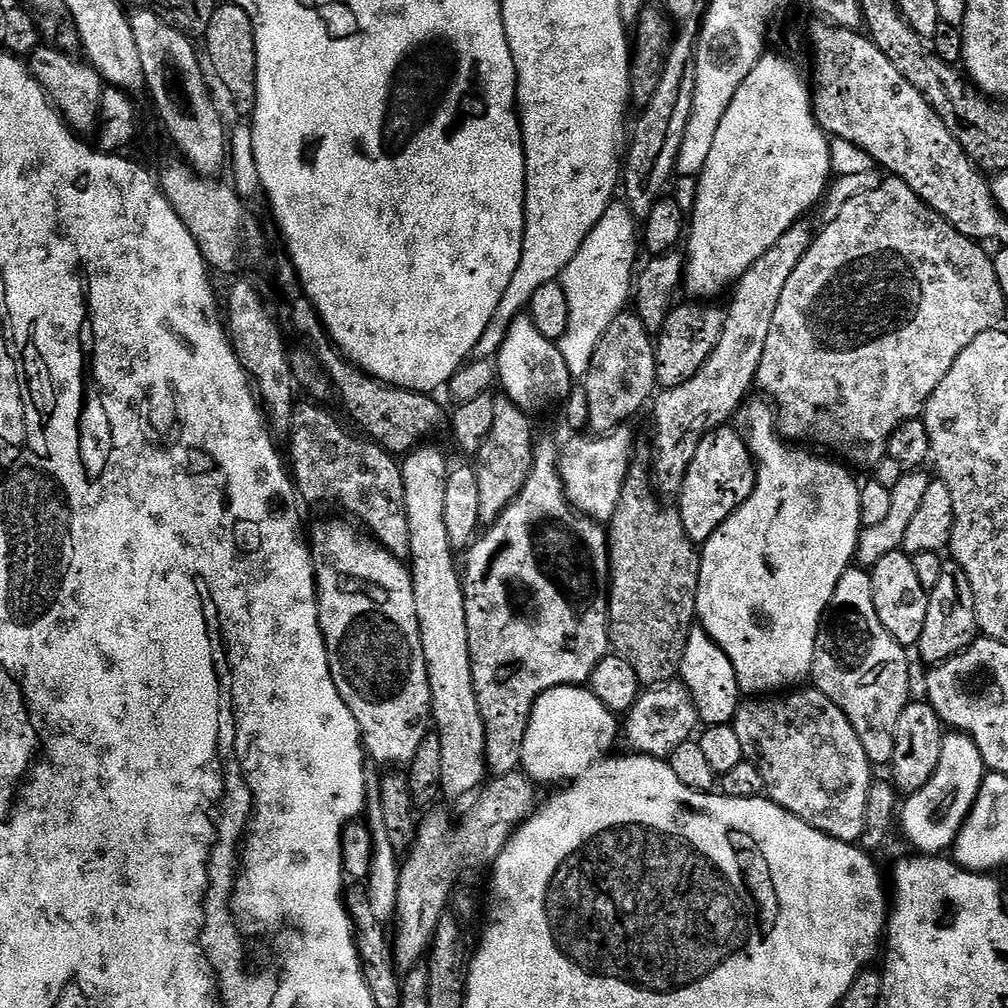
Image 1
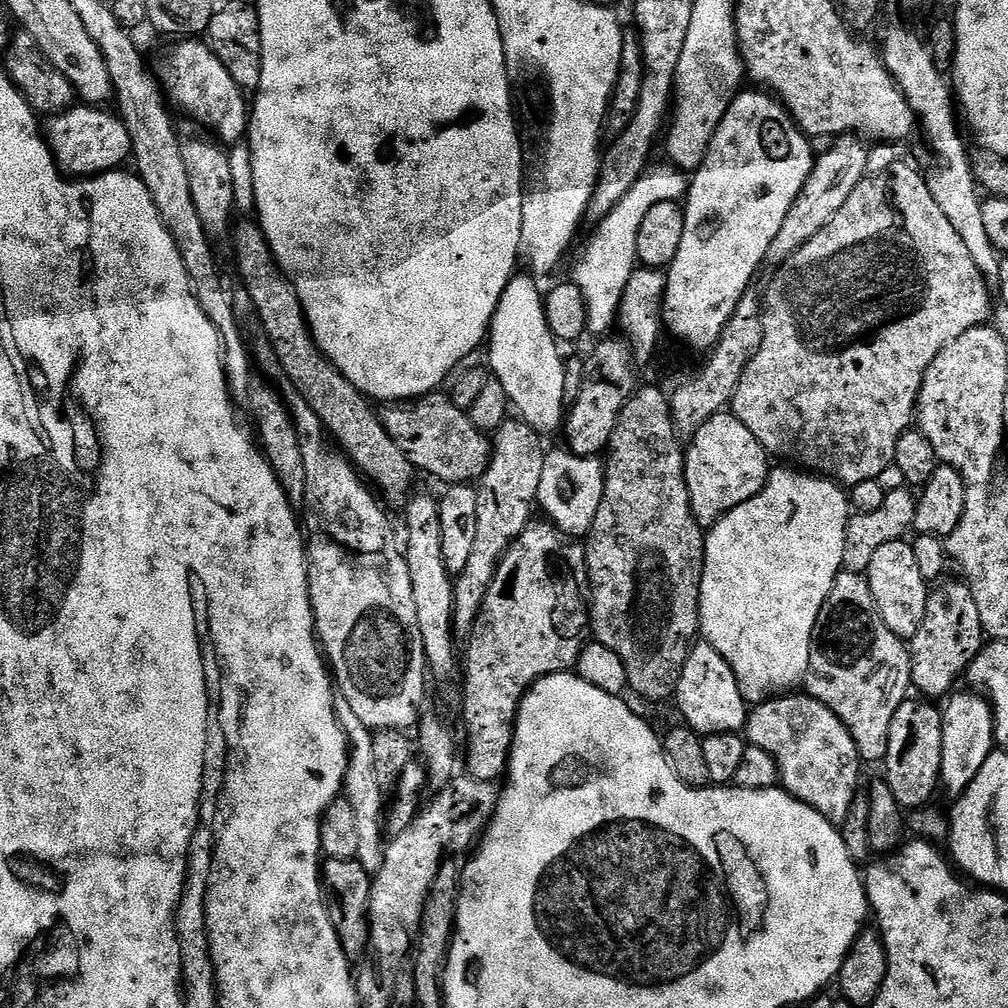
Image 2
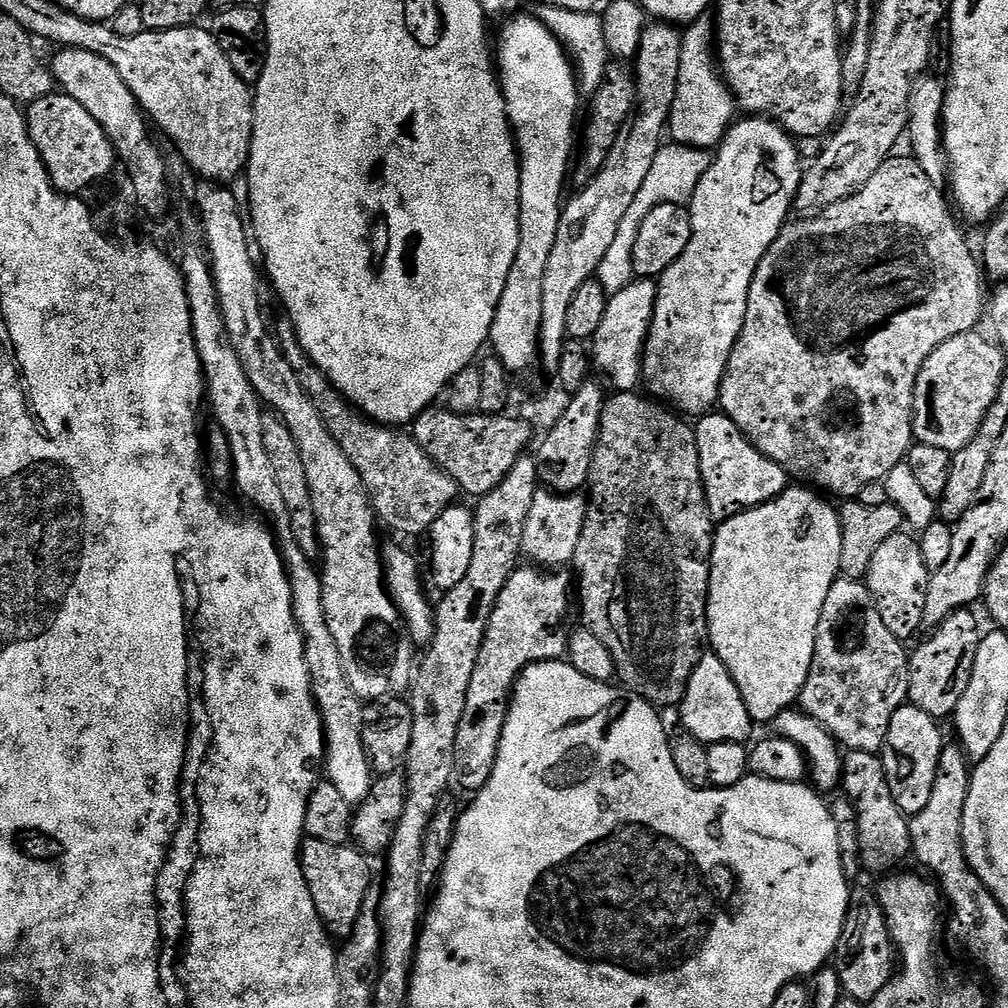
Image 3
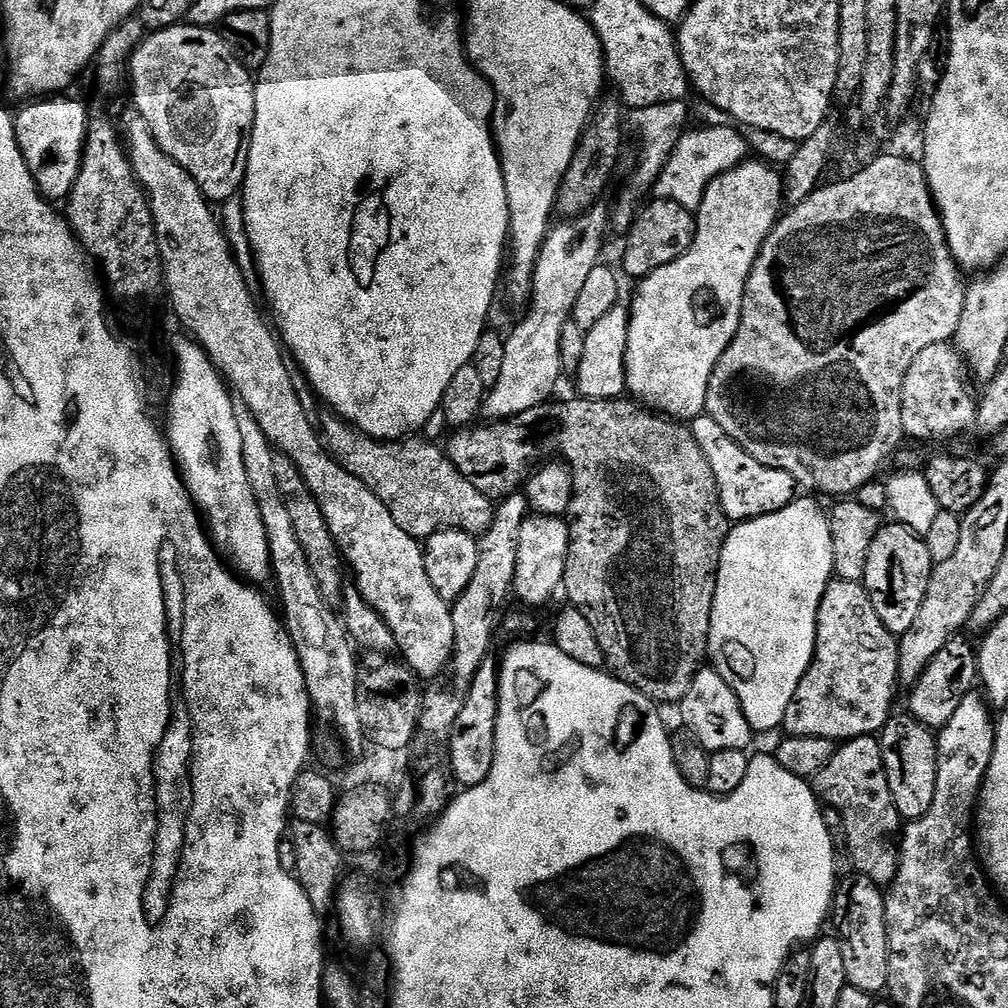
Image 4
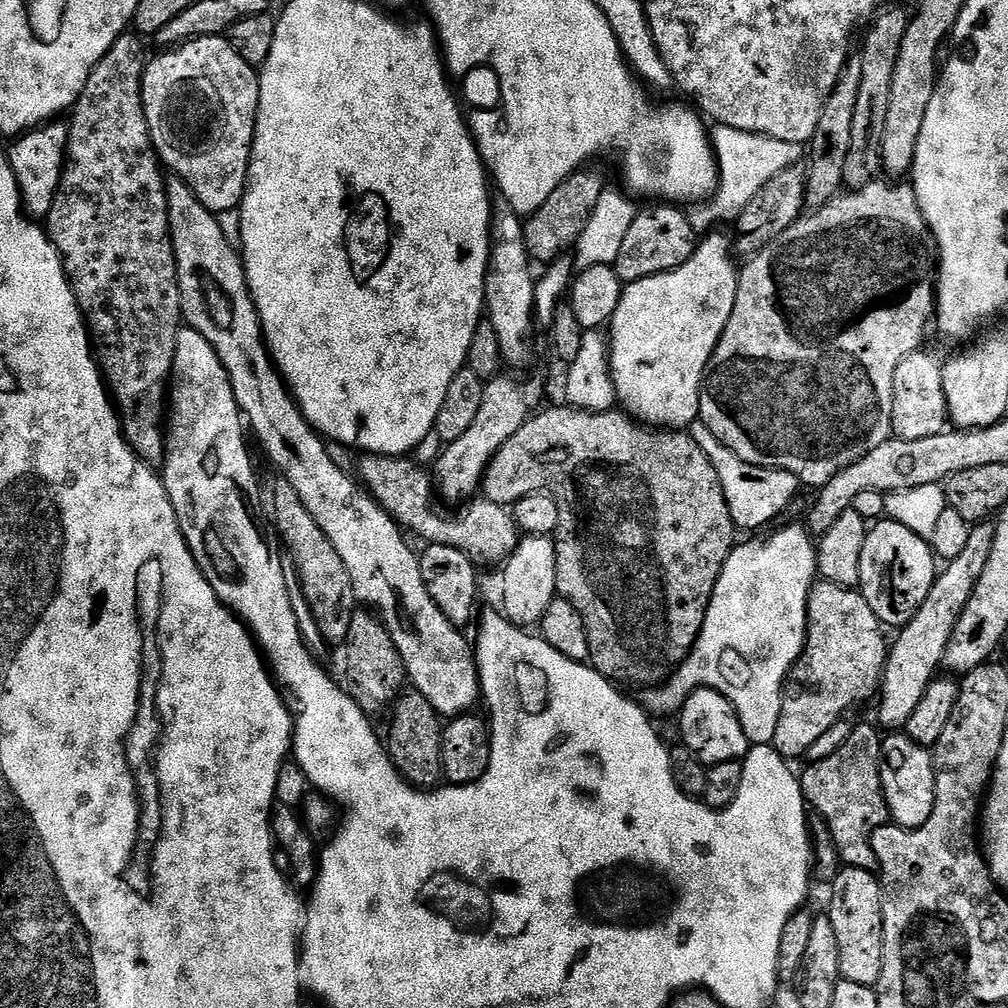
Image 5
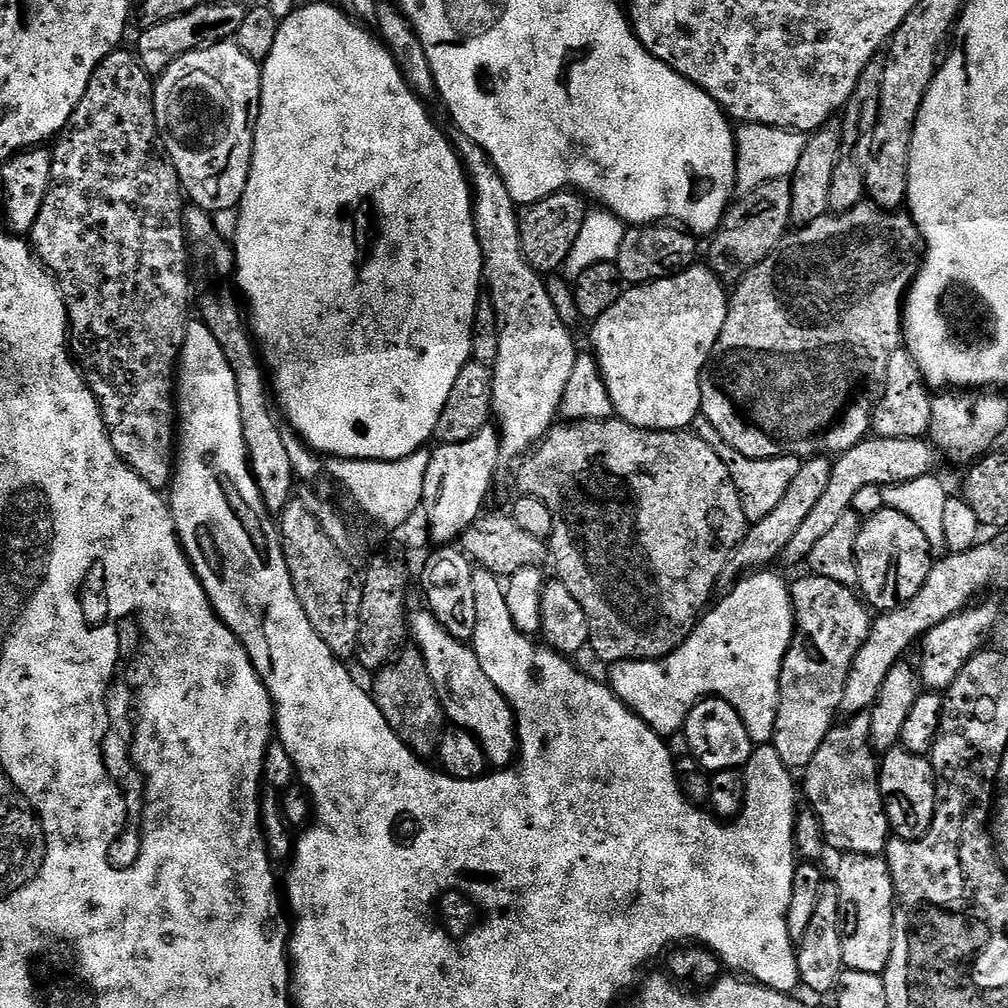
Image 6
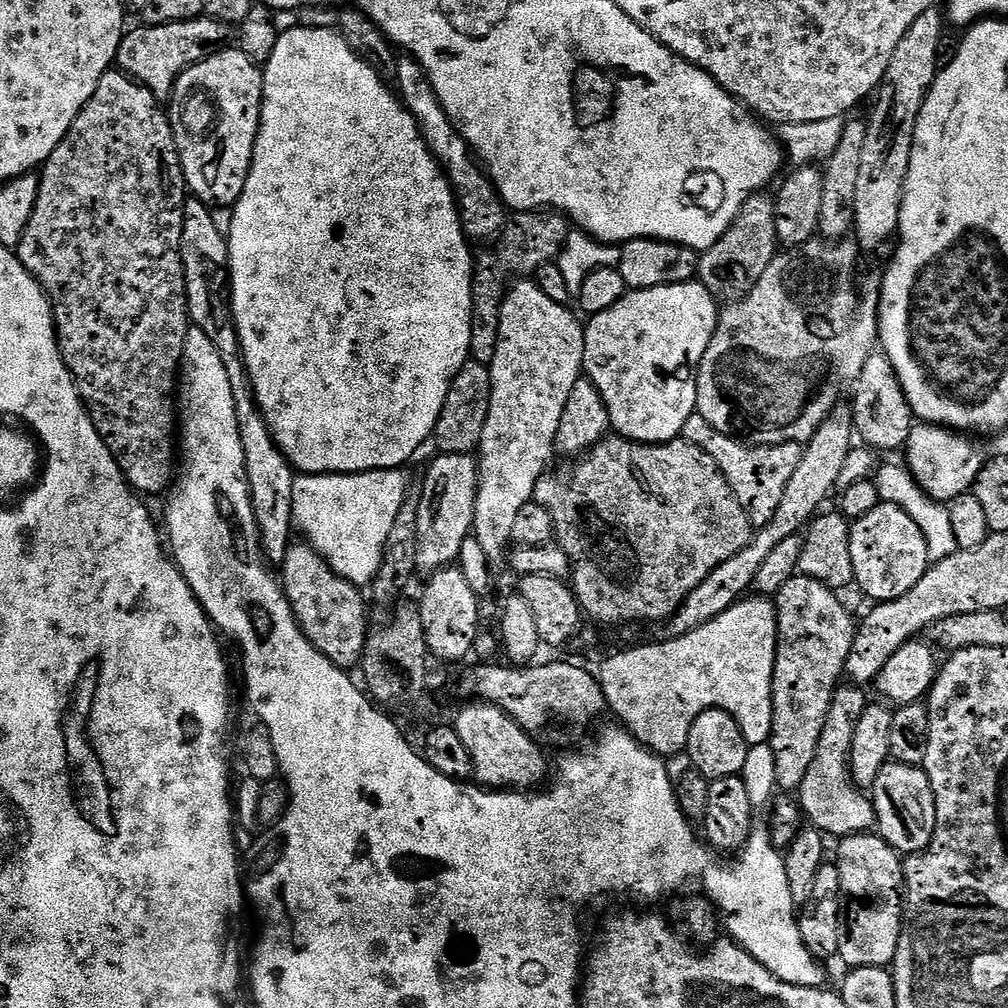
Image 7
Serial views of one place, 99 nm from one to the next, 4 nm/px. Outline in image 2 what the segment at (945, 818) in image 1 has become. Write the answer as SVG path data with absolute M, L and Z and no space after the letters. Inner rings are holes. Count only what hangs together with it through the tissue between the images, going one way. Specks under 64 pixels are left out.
M972 690L967 691L957 691L947 701L949 704L943 705L942 708L944 729L942 730L940 782L943 791L948 791L952 798L959 798L970 786L970 782L974 782L978 770L982 770L982 762L986 762L986 758L994 750L996 738L996 722L991 703L983 695Z

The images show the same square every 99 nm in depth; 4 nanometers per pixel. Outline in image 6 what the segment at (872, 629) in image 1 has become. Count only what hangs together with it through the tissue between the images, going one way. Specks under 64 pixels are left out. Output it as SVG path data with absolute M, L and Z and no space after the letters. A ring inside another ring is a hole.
M804 574L801 580L791 581L790 591L794 627L780 671L780 705L770 744L789 770L803 770L834 726L846 678L862 642L866 642L873 617L868 616L865 601L853 589L830 578Z

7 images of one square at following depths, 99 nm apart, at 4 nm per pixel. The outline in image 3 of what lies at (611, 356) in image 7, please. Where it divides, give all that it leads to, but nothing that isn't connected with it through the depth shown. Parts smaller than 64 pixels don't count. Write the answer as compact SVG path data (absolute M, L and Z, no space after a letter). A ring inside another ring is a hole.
M754 115L744 119L748 120L737 119L724 135L724 141L715 149L710 170L702 174L702 182L694 190L690 246L658 278L654 318L644 340L643 387L648 387L657 401L688 418L707 416L717 407L720 383L746 318L750 282L766 250L770 250L774 238L789 223L788 211L793 211L796 191L800 189L802 159L797 141L773 120Z

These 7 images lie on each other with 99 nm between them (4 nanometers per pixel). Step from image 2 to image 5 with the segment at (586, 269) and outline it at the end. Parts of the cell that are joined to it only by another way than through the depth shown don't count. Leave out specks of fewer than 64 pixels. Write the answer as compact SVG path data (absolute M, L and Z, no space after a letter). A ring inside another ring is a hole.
M716 124L711 129L712 150L716 153L716 163L720 170L718 181L718 197L720 196L720 212L729 218L740 215L741 210L774 178L774 174L782 174L790 166L801 163L801 145L782 142L778 138L770 138L762 134L754 134L746 130L734 130L725 124Z

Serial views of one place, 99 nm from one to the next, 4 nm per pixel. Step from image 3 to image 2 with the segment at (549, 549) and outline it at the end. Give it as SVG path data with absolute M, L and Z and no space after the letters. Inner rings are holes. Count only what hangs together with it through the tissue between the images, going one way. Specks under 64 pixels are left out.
M560 446L547 453L542 466L542 482L538 482L536 504L545 512L547 519L555 524L569 538L587 537L588 531L594 526L594 518L598 518L598 508L602 506L604 493L605 465L595 456L578 456L569 452L567 447Z

